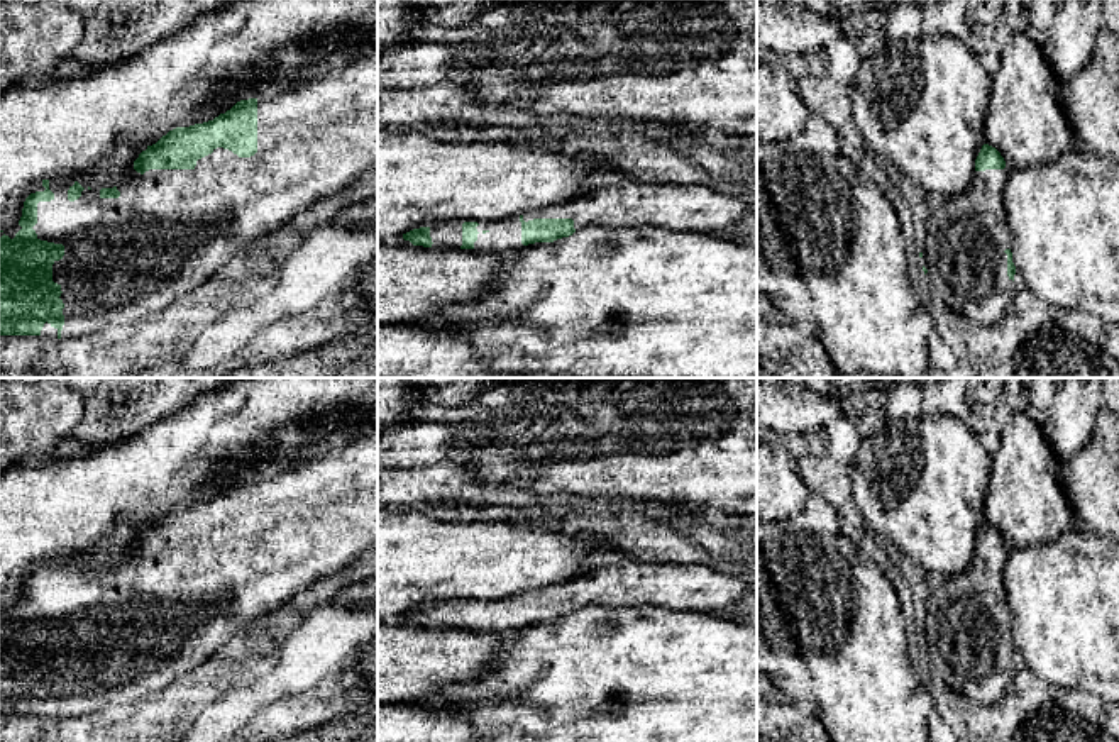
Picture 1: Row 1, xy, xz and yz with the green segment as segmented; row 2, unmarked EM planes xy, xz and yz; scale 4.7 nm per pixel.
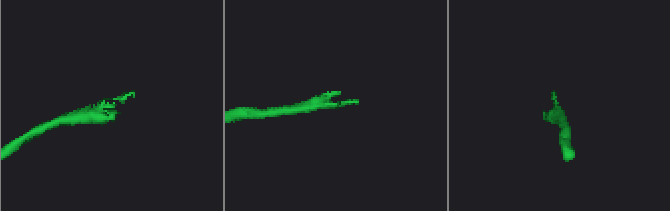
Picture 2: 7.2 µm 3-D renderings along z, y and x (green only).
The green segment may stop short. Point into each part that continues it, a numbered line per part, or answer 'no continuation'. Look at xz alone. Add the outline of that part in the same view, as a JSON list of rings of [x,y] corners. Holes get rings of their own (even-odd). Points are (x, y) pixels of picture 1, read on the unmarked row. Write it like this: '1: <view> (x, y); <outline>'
1: xz (678, 586); [[[631,562],[596,566],[571,581],[530,590],[523,600],[572,598],[576,612],[589,605],[604,605],[726,615],[747,593],[747,578],[708,564]]]

